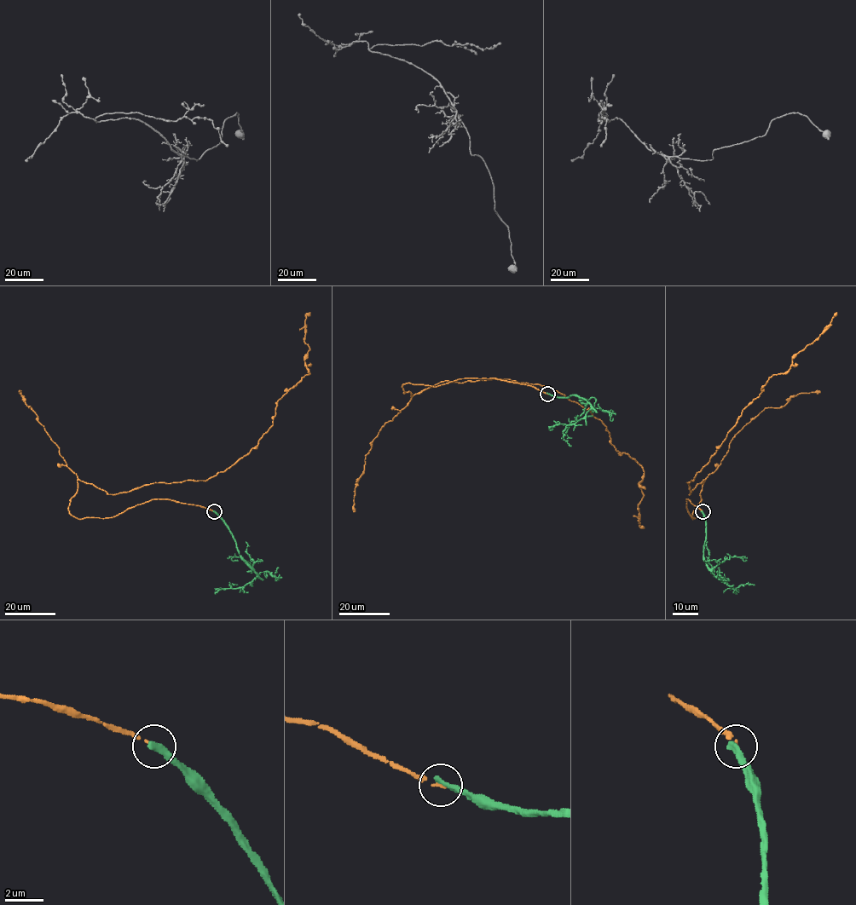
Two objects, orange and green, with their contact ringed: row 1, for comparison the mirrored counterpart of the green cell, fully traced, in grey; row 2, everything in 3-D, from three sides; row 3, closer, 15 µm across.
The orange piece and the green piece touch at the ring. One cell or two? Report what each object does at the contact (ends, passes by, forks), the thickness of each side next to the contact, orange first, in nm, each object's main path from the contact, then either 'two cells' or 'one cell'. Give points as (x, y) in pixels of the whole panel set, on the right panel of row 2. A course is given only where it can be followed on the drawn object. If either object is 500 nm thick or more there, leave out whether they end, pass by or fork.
orange ends there; green ends there; 130 nm thick on the orange side, 360 nm on the other; orange runs (702, 511), (686, 498), (695, 518), (704, 480), (689, 495), (687, 483), (769, 377), (784, 373), (836, 312); green runs (702, 511), (706, 522), (704, 561), (707, 567), (732, 588), (748, 583), (754, 585); two cells

